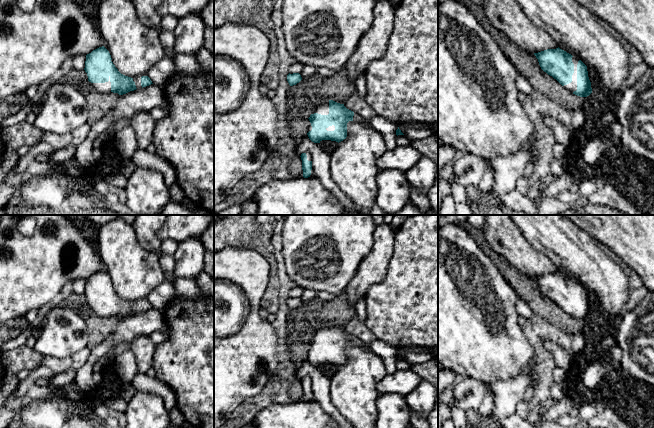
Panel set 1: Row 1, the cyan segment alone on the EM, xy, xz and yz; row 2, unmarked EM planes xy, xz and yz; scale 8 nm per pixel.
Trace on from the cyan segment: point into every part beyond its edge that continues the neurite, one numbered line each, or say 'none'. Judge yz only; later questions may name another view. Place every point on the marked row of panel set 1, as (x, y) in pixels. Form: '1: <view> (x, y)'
1: yz (572, 86)

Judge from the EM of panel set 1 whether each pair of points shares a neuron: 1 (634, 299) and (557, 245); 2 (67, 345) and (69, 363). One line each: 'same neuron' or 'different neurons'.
1: different neurons
2: different neurons

